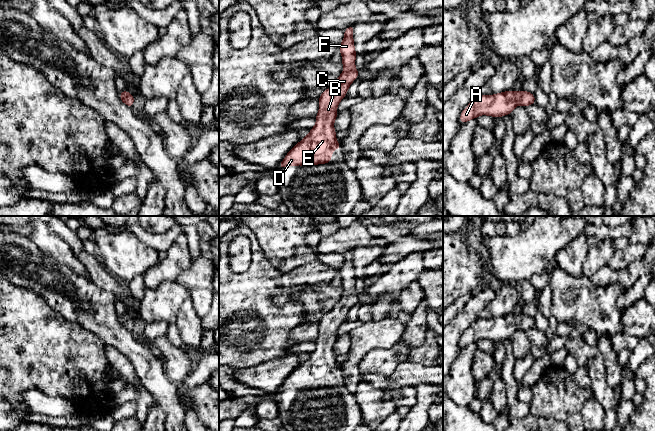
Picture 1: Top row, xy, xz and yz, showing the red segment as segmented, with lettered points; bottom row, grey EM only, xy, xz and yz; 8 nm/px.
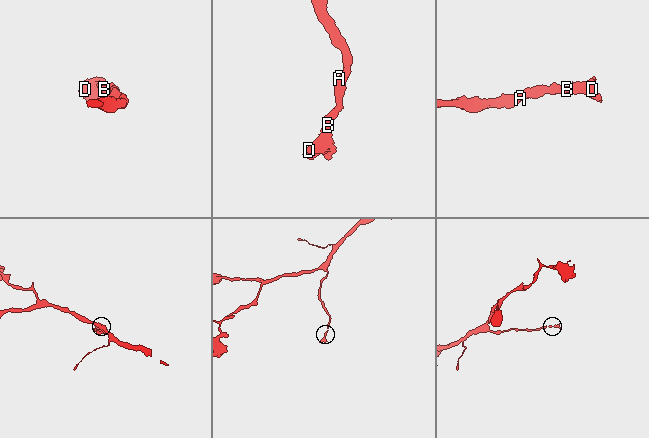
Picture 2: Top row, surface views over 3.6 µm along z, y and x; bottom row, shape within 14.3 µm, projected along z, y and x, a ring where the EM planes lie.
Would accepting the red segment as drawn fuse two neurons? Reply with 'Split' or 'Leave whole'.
Leave whole

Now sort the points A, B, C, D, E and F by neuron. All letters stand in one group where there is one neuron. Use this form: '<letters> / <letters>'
A B C D E F

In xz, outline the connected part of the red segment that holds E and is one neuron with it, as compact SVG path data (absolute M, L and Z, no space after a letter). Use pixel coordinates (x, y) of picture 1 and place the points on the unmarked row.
M354 249L344 255L344 263L339 275L342 278L344 295L319 322L319 336L316 348L310 357L297 367L279 388L279 392L288 390L311 390L331 387L331 378L342 370L336 364L334 345L338 339L337 330L345 322L352 306L358 301L355 292L356 276L353 264Z

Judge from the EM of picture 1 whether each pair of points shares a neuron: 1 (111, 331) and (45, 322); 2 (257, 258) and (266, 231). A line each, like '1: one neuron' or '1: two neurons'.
1: two neurons
2: two neurons

